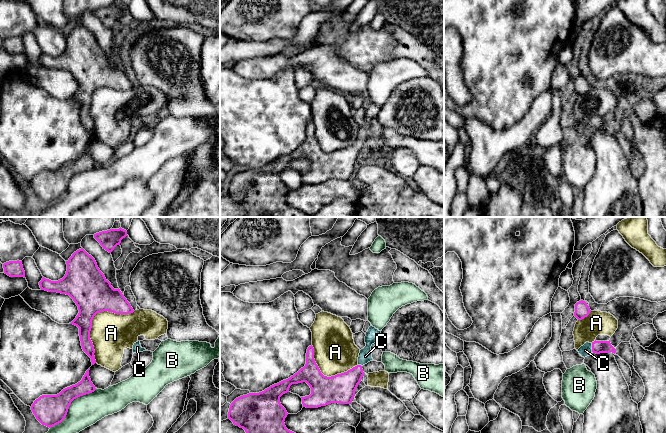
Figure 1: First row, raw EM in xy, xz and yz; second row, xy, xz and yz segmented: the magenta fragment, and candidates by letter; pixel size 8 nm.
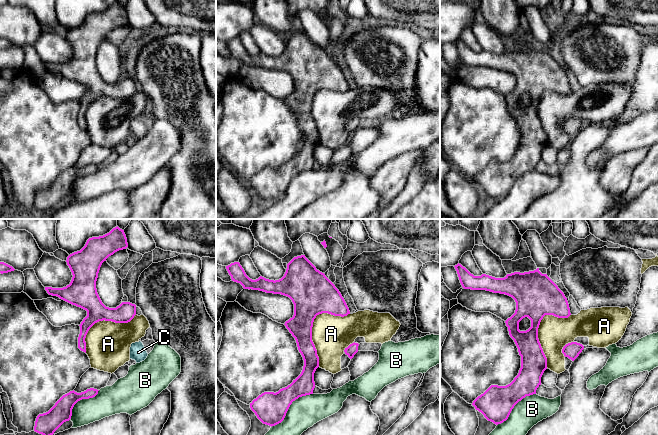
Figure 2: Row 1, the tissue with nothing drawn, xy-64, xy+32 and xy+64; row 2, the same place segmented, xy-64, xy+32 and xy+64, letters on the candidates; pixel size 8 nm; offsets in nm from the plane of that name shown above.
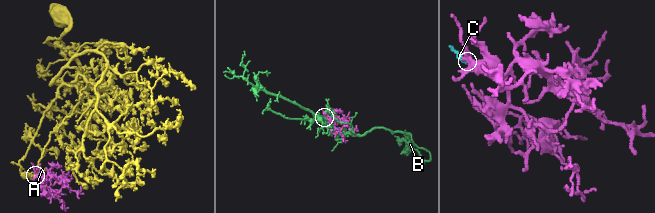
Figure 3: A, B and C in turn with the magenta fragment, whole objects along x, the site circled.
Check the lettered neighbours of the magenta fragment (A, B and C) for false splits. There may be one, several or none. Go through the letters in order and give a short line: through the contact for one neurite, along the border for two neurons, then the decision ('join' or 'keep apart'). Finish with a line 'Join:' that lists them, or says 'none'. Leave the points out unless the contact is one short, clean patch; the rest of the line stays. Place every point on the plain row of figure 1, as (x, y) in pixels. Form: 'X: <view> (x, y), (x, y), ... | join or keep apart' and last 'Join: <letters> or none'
A: keep apart
B: keep apart
C: yz (598, 123), (592, 123), (585, 126) | join
Join: C

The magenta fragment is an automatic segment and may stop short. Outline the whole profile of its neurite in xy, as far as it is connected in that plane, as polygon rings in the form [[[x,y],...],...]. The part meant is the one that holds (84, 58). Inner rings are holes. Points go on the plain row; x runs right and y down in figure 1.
[[[83,24],[72,30],[65,52],[58,57],[42,54],[41,66],[69,71],[78,82],[79,89],[70,99],[79,104],[83,127],[96,139],[95,126],[90,115],[92,96],[97,89],[108,87],[130,90],[134,86],[120,65],[114,65],[97,42],[95,35]]]

